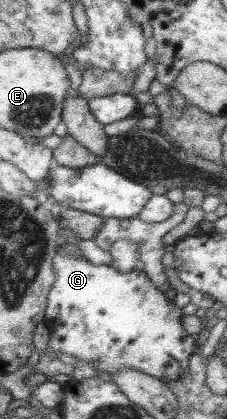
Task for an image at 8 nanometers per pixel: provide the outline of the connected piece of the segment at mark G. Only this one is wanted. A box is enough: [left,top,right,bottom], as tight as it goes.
[44,248,196,384]

